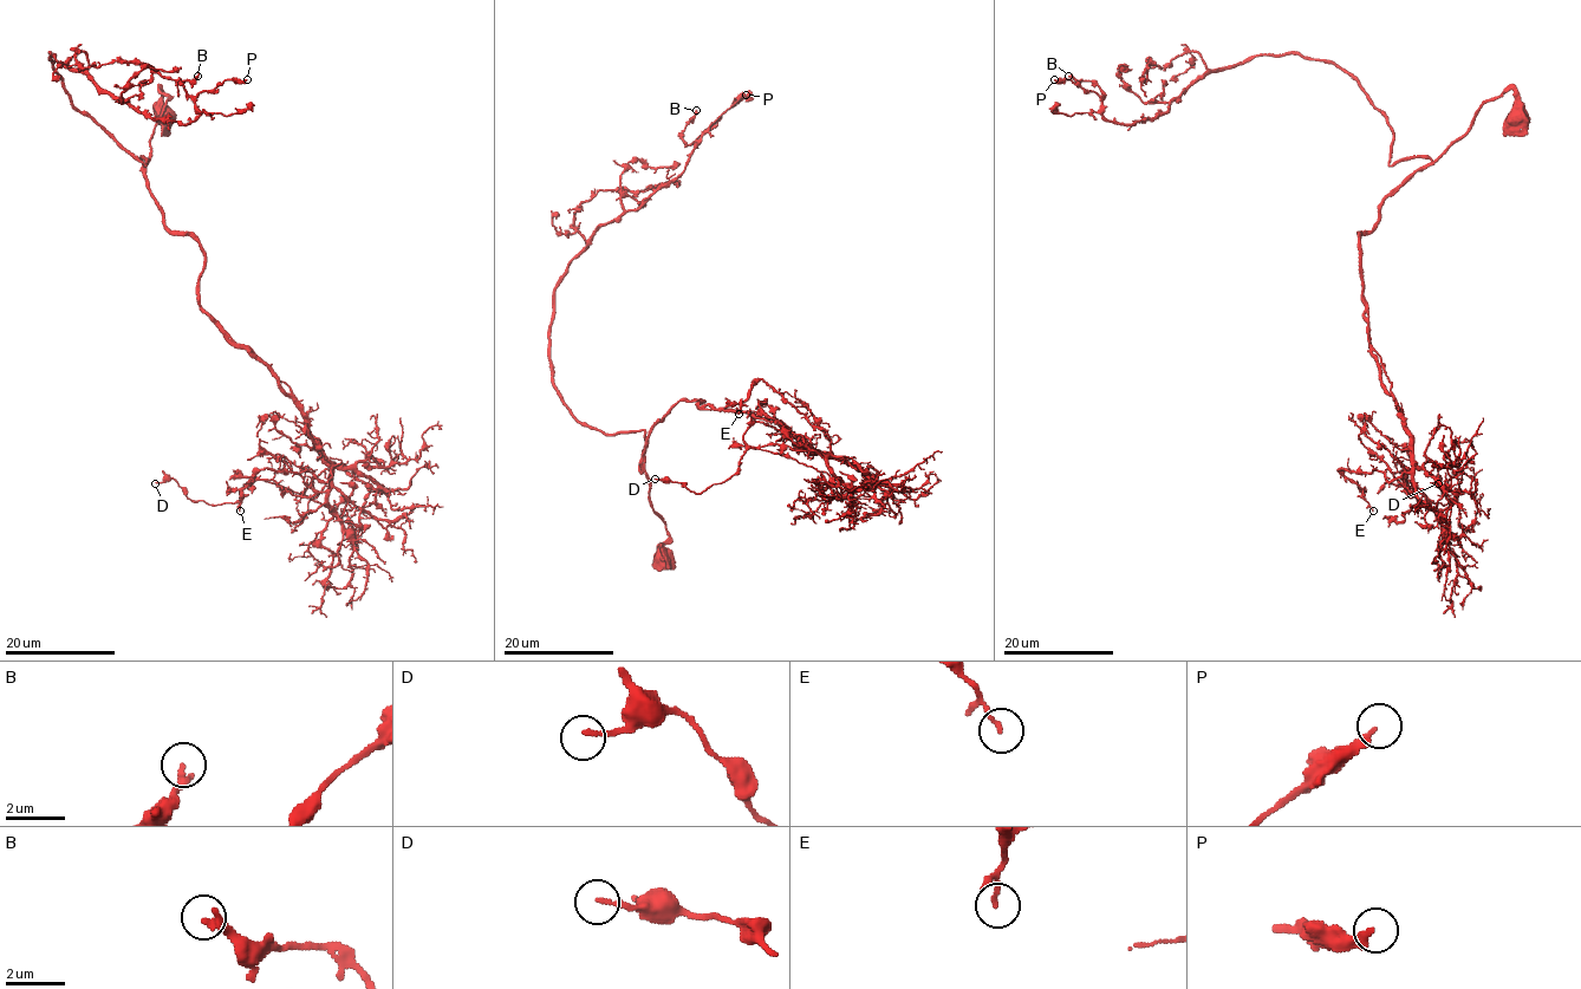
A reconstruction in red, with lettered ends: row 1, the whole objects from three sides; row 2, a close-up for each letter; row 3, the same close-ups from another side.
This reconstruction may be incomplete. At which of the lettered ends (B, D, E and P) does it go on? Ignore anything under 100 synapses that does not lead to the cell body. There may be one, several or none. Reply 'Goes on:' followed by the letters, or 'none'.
Goes on: none

